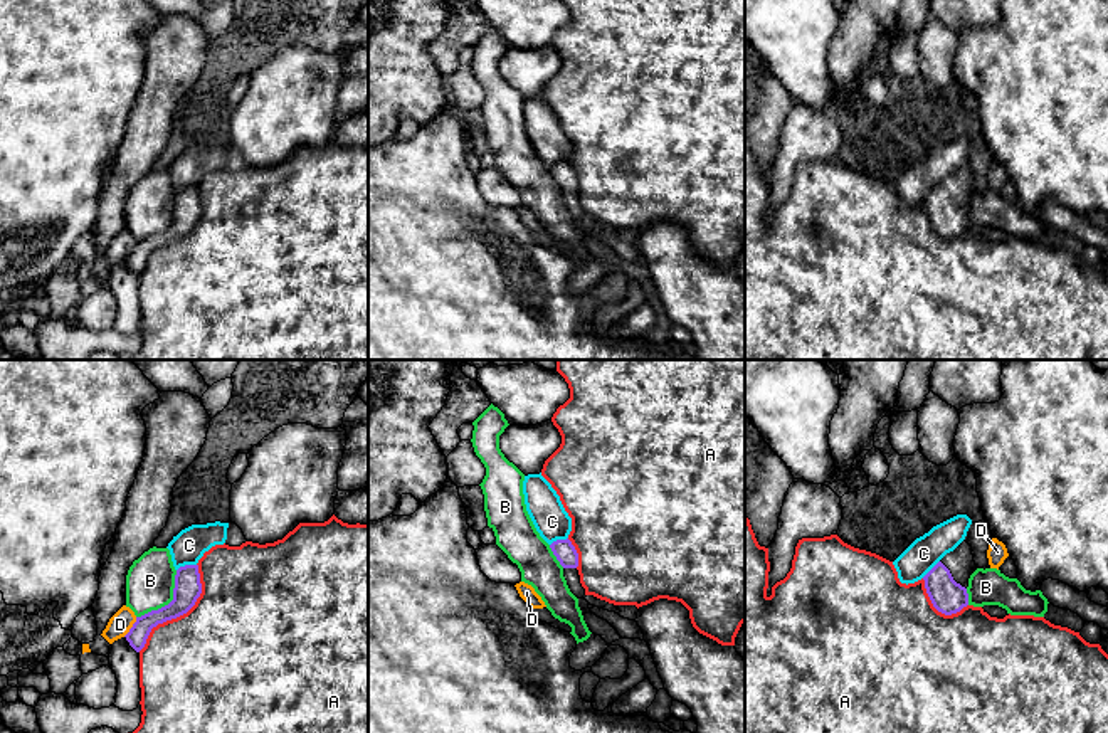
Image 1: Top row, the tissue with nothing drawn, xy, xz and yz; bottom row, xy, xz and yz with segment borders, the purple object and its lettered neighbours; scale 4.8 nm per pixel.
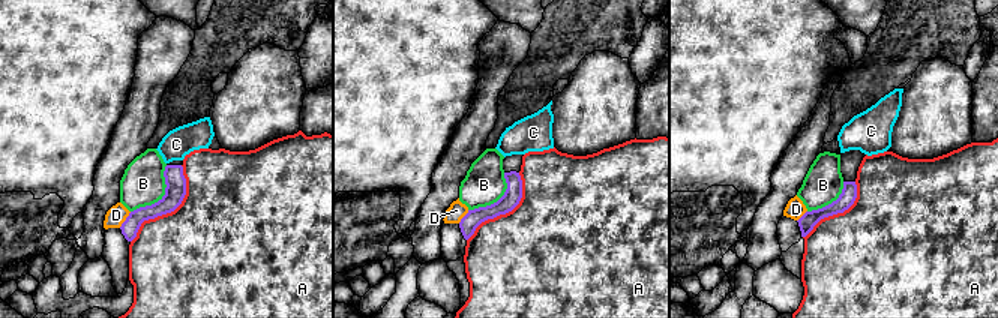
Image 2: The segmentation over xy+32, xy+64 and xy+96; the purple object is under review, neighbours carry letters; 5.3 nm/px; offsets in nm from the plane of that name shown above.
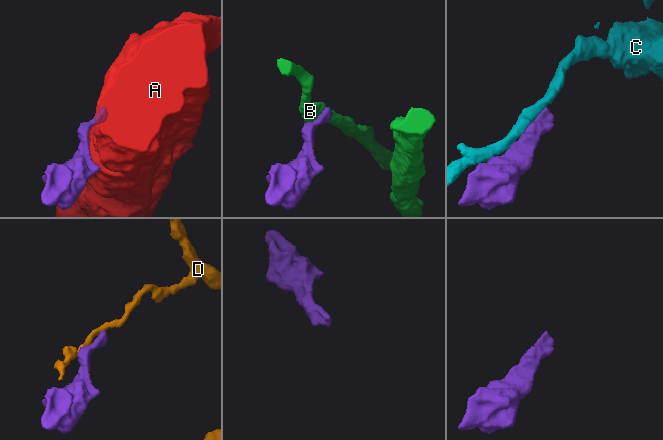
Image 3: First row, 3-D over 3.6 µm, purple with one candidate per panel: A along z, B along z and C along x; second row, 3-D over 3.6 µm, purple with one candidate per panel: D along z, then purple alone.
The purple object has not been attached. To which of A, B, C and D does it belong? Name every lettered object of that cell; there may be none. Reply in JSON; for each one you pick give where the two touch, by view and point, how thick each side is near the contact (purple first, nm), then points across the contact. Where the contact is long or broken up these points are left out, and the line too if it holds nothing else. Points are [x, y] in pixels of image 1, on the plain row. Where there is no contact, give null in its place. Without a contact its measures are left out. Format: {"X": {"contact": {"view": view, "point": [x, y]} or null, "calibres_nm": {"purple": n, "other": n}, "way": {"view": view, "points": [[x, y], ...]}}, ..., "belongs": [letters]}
{"belongs": []}

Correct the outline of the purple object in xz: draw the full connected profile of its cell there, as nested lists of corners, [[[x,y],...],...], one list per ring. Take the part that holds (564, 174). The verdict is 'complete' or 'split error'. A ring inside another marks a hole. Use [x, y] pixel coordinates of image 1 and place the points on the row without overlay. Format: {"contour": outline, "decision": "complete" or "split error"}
{"contour": [[[557,163],[550,168],[553,178],[557,180],[557,183],[560,185],[560,188],[563,190],[563,200],[567,203],[567,208],[570,212],[570,215],[577,220],[577,222],[585,222],[585,212],[580,207],[580,198],[578,198],[578,177],[575,173],[575,170],[572,168],[572,165],[567,163]]], "decision": "split error"}

